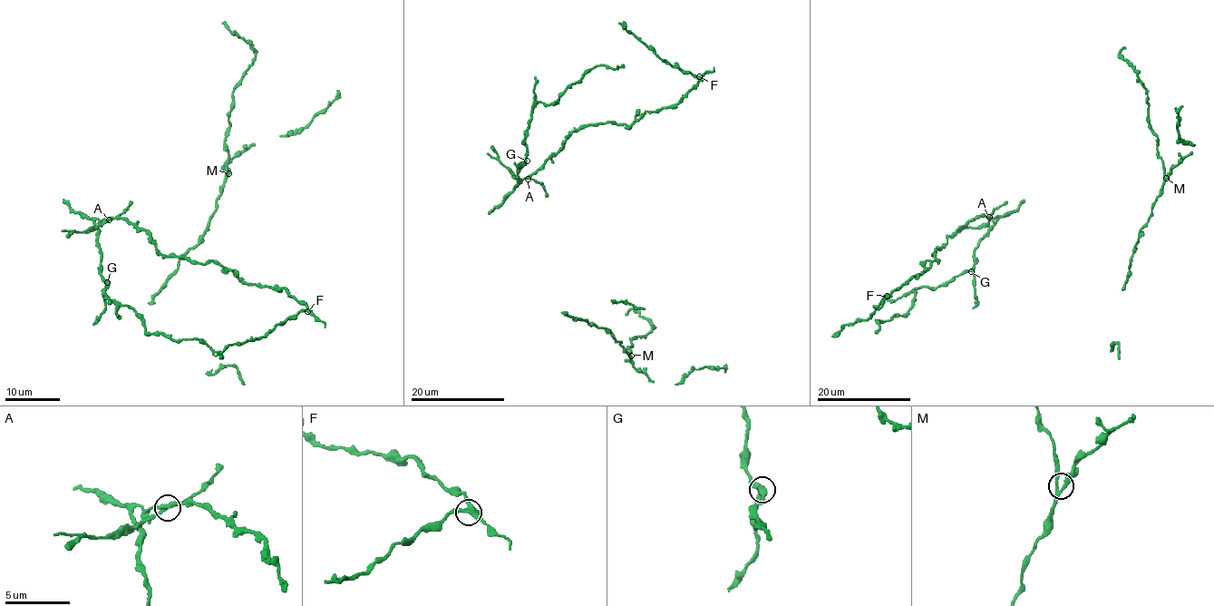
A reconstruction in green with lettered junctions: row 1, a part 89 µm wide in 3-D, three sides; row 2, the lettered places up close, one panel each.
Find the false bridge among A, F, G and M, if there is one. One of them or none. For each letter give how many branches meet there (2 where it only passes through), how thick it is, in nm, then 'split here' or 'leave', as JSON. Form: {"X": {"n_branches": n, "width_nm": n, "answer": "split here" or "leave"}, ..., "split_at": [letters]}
{"A": {"n_branches": 4, "width_nm": 280, "answer": "split here"}, "F": {"n_branches": 4, "width_nm": 360, "answer": "leave"}, "G": {"n_branches": 3, "width_nm": 280, "answer": "leave"}, "M": {"n_branches": 3, "width_nm": 280, "answer": "leave"}, "split_at": ["A"]}

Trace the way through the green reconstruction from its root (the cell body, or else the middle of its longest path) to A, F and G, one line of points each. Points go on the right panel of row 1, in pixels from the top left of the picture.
A: (1007, 202), (996, 207), (988, 218)
F: (1007, 202), (962, 226), (936, 249), (927, 268), (887, 296)
G: (1007, 202), (990, 214), (994, 223), (975, 250), (975, 267), (971, 271)

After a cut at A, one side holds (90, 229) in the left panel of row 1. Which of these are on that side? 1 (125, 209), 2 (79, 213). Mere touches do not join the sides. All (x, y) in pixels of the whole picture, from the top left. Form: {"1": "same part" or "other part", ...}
{"1": "same part", "2": "other part"}

